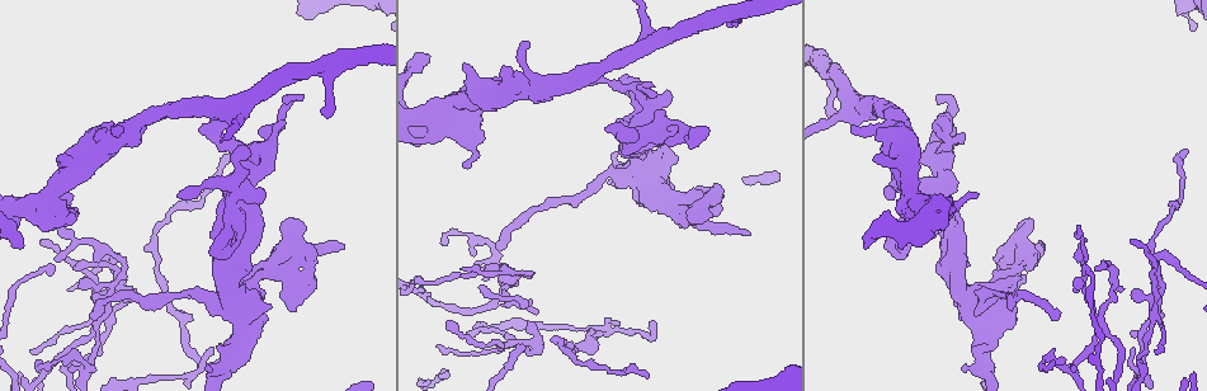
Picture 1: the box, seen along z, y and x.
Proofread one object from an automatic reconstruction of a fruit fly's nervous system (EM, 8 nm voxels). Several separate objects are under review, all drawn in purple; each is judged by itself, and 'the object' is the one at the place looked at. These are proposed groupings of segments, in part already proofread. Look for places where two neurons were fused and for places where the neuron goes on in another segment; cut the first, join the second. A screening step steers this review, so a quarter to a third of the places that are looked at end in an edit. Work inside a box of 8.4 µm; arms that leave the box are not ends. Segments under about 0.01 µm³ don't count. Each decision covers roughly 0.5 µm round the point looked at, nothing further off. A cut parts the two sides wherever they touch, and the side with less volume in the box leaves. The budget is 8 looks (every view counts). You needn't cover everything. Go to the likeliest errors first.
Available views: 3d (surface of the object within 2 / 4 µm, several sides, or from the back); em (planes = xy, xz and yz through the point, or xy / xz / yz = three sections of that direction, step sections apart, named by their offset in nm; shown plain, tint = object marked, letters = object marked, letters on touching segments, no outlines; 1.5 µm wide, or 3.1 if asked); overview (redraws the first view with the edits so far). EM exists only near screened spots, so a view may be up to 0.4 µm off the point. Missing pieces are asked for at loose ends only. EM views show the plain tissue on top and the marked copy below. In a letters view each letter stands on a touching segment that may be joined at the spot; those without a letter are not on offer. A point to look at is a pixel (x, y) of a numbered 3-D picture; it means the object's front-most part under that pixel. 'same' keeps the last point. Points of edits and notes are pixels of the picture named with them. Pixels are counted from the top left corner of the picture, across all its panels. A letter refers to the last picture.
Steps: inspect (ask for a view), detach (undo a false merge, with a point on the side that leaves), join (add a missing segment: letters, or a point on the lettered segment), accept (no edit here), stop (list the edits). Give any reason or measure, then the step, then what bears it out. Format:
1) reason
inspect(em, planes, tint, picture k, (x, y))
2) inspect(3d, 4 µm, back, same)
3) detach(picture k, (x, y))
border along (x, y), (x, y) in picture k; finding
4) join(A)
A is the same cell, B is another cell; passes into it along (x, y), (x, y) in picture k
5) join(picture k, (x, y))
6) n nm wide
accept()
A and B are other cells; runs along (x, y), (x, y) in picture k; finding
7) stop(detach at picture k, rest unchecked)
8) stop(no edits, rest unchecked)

an open end
inspect(3d, 4 µm, picture 1, (23, 248))

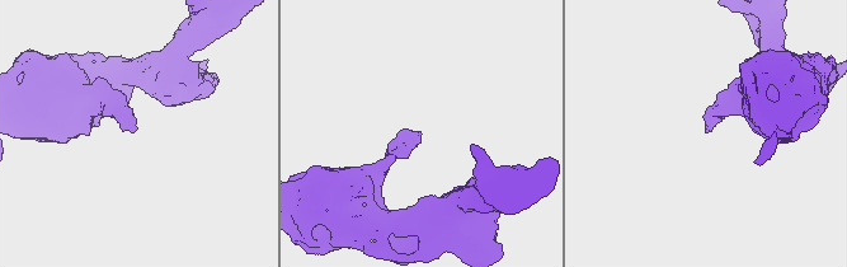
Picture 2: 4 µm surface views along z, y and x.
now the EM
inspect(em, xz, step 4, letters, picture 2, (419, 134))

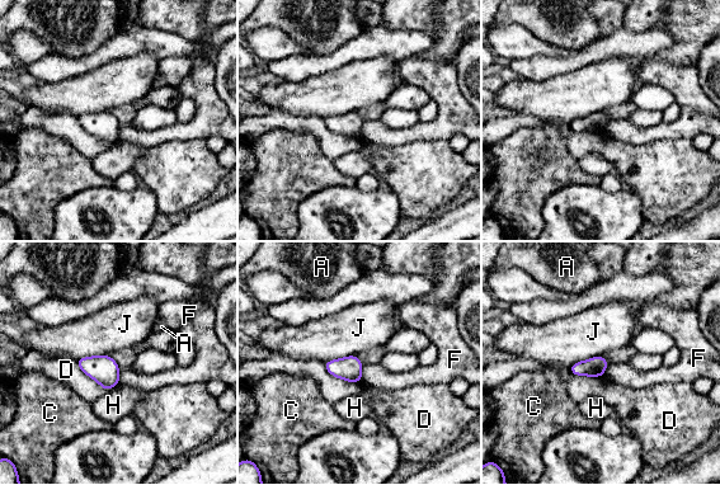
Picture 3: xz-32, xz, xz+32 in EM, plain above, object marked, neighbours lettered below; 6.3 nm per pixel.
inspect(em, planes, letters, same)

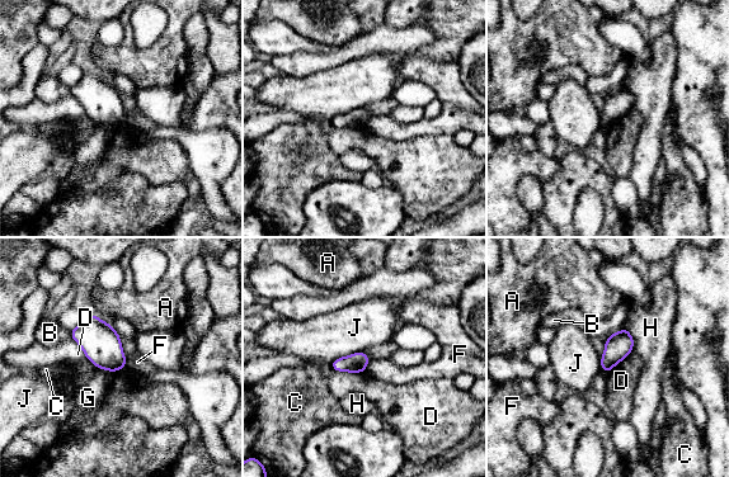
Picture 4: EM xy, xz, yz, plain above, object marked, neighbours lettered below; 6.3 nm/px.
accept()
A, B, C, D, F, G, H and J are other cells; border along (370, 359), (365, 371) in picture 4; no lettered segment goes on from it

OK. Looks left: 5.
arms part here
inspect(3d, 2 µm, picture 1, (196, 373))

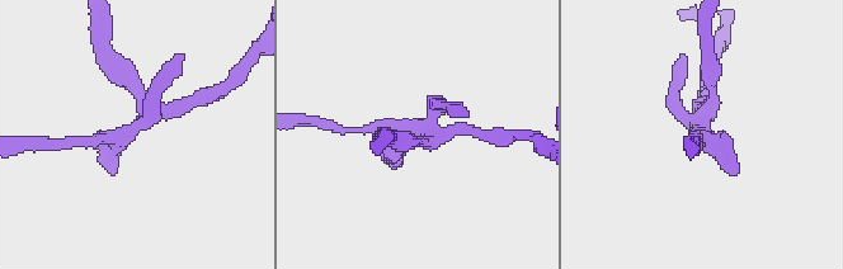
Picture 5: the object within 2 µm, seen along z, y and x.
shape alone is not enough
inspect(em, planes, letters, picture 5, (428, 130))

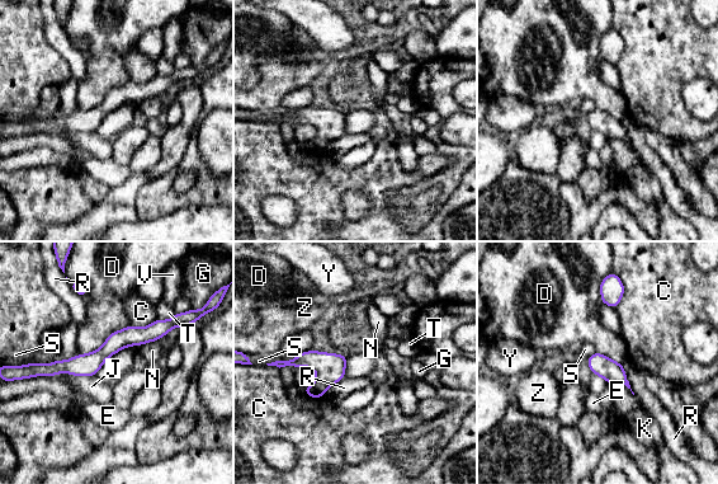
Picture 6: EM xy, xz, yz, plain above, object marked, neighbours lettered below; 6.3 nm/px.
100 nm wide; D touches over 400 nm
accept()
C, D, E, G, J, K, N, R, S, T, V, Y and Z are other cells; continuous, no second neuron

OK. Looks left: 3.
branch stops here
inspect(em, planes, letters, picture 1, (964, 369))

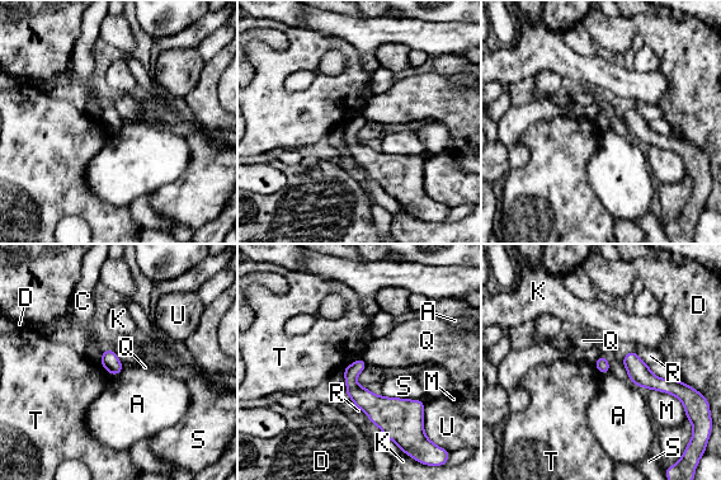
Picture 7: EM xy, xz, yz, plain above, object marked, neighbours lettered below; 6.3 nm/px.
accept()
A, C, D, K, M, Q, R, S, T and U are other cells; border along (361, 357), (343, 368) in picture 7; none of them fits

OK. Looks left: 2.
stop(no edits, rest unchecked)

